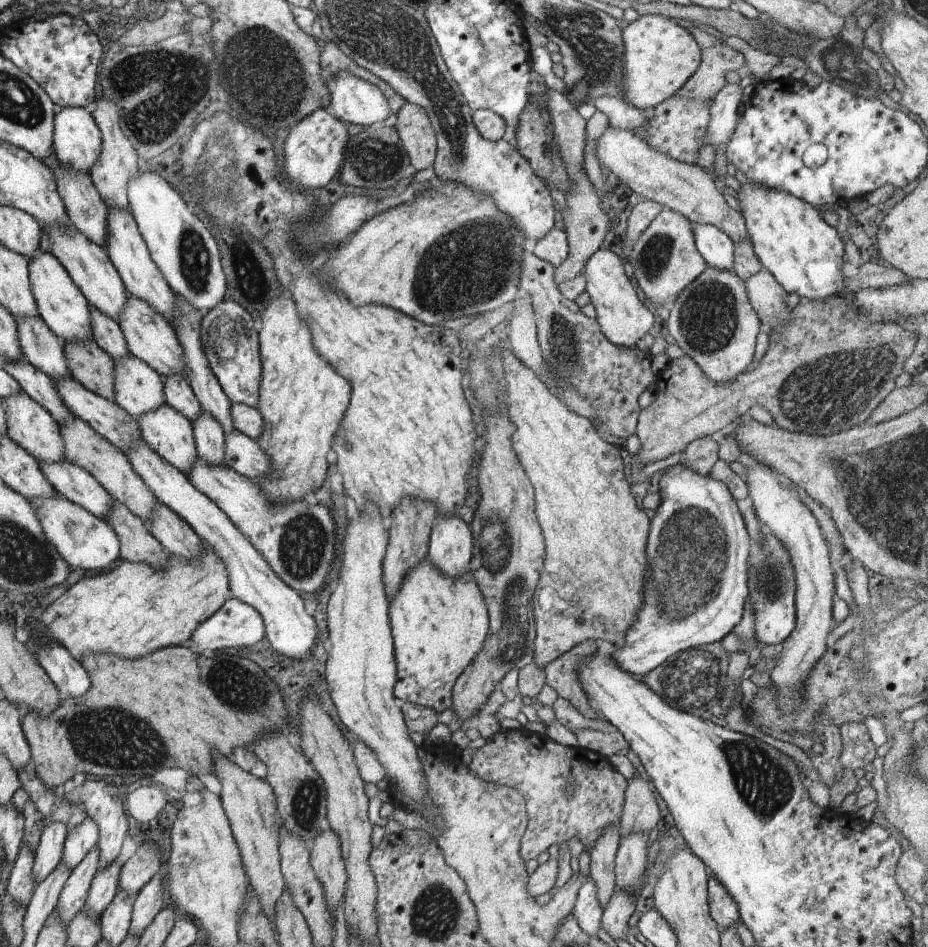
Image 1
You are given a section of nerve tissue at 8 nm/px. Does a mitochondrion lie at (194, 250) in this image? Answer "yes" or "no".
yes

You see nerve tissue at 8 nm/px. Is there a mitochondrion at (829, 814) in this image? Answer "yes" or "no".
no

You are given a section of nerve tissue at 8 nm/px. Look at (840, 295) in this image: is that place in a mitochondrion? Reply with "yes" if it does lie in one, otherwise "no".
no

